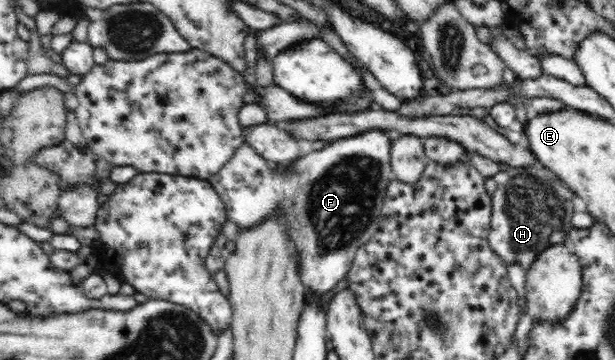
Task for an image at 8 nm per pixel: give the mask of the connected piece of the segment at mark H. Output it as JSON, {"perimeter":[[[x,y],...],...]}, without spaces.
{"perimeter":[[[539,160],[530,166],[509,166],[493,178],[497,188],[492,195],[489,246],[505,265],[517,262],[527,271],[539,252],[549,245],[565,243],[567,234],[574,228],[571,224],[574,193]]]}

